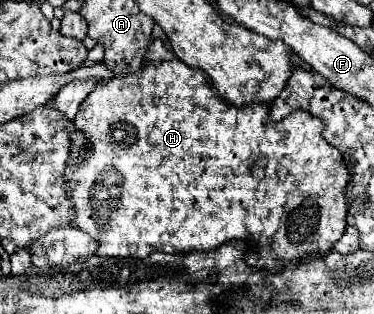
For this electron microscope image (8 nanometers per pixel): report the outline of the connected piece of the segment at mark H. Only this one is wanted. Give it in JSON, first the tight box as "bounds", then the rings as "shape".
{"bounds":[66,38,350,272],"shape":[[[154,38],[150,42],[150,48],[146,52],[144,64],[138,72],[128,76],[116,76],[112,80],[102,80],[96,84],[96,88],[86,96],[86,100],[80,104],[80,110],[74,118],[76,134],[72,144],[72,156],[66,166],[66,180],[70,180],[70,194],[74,200],[74,206],[78,208],[74,226],[94,236],[94,240],[100,242],[98,256],[114,256],[114,258],[146,258],[156,250],[178,254],[178,252],[208,252],[216,250],[228,240],[254,240],[258,246],[248,254],[248,264],[268,270],[268,272],[280,272],[290,262],[298,262],[302,258],[308,258],[312,254],[324,256],[332,250],[332,244],[342,236],[346,230],[346,214],[348,214],[348,202],[346,202],[346,184],[350,182],[350,172],[346,162],[342,160],[342,152],[328,144],[322,138],[322,132],[326,128],[324,120],[318,116],[296,110],[282,118],[280,122],[274,122],[270,116],[268,104],[246,104],[242,108],[236,108],[234,104],[226,102],[218,92],[214,92],[212,84],[208,86],[206,74],[198,68],[186,66],[174,56],[172,50],[164,46],[160,38]]]}

